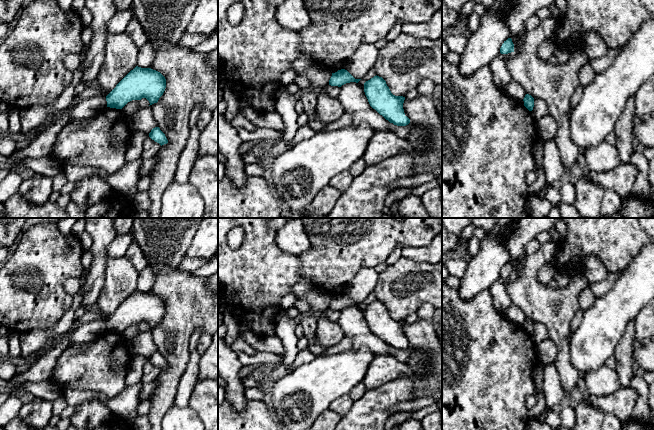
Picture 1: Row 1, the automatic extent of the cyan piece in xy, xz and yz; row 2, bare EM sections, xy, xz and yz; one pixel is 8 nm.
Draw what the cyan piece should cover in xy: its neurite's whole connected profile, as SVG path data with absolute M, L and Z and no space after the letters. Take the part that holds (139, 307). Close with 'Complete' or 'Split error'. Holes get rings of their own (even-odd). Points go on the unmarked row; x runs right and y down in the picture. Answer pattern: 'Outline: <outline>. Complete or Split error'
Outline: M136 290L106 320L107 331L122 333L132 324L146 322L157 327L166 312L166 303L158 295Z. Complete

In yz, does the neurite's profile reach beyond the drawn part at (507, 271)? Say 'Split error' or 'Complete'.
Complete

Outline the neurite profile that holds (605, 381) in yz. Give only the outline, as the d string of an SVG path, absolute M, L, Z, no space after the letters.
M603 365L596 371L582 375L590 395L607 396L621 388L619 374L615 369Z

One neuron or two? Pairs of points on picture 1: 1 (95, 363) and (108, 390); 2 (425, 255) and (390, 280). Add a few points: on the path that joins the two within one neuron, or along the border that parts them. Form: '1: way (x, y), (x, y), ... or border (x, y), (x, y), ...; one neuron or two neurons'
1: way (99, 370), (108, 379), (108, 383); one neuron
2: border (402, 256), (408, 259), (431, 263); two neurons

